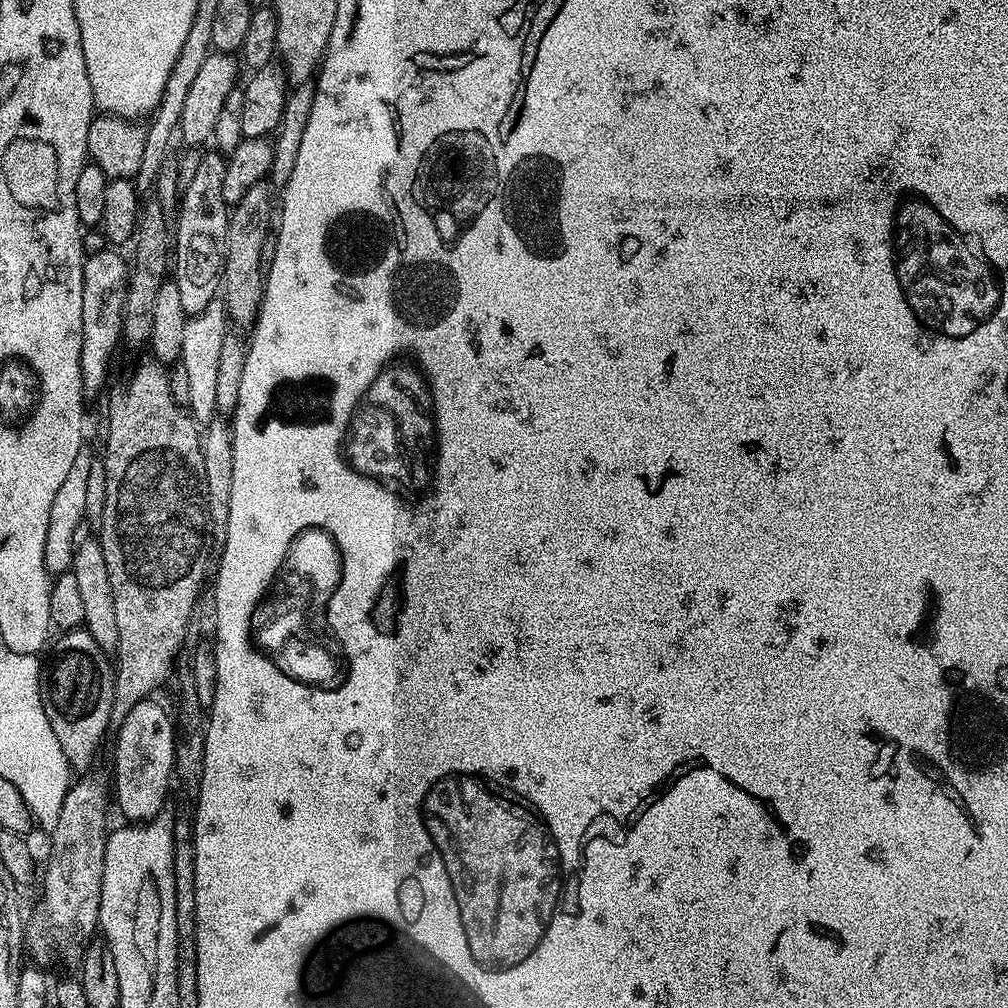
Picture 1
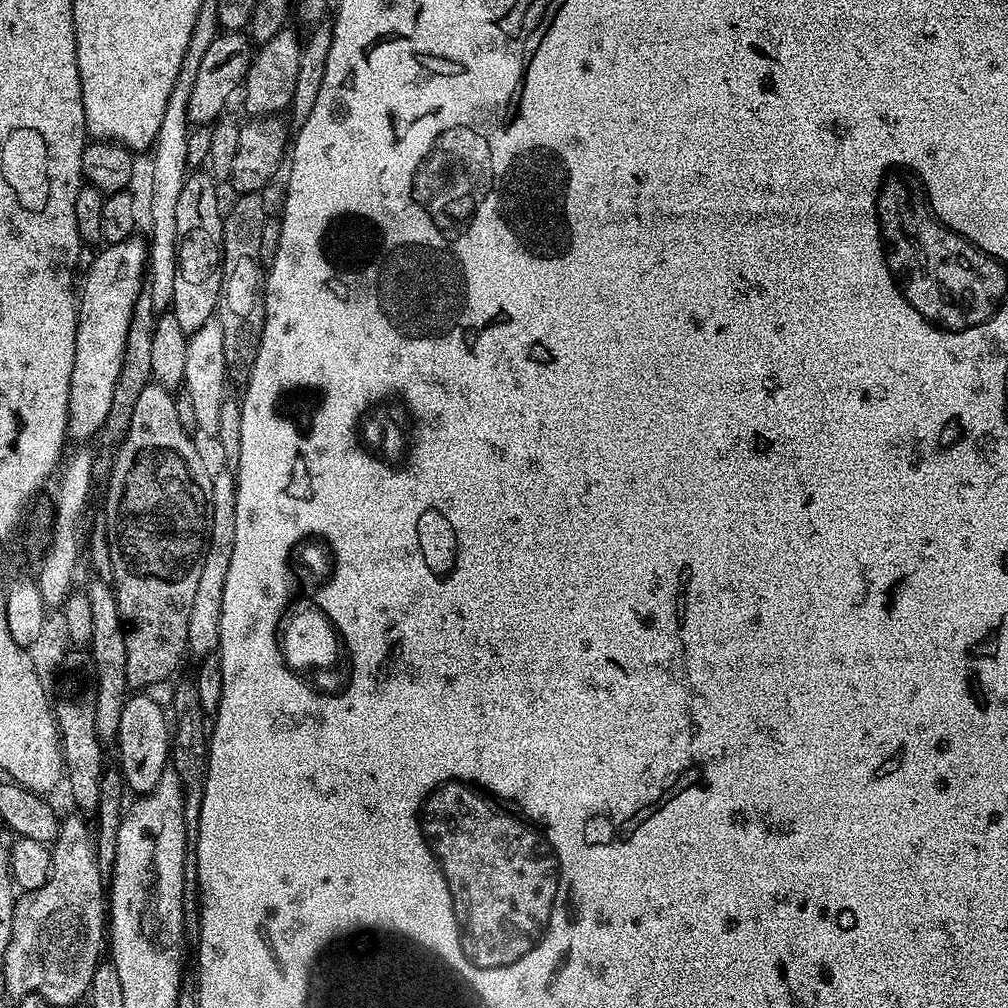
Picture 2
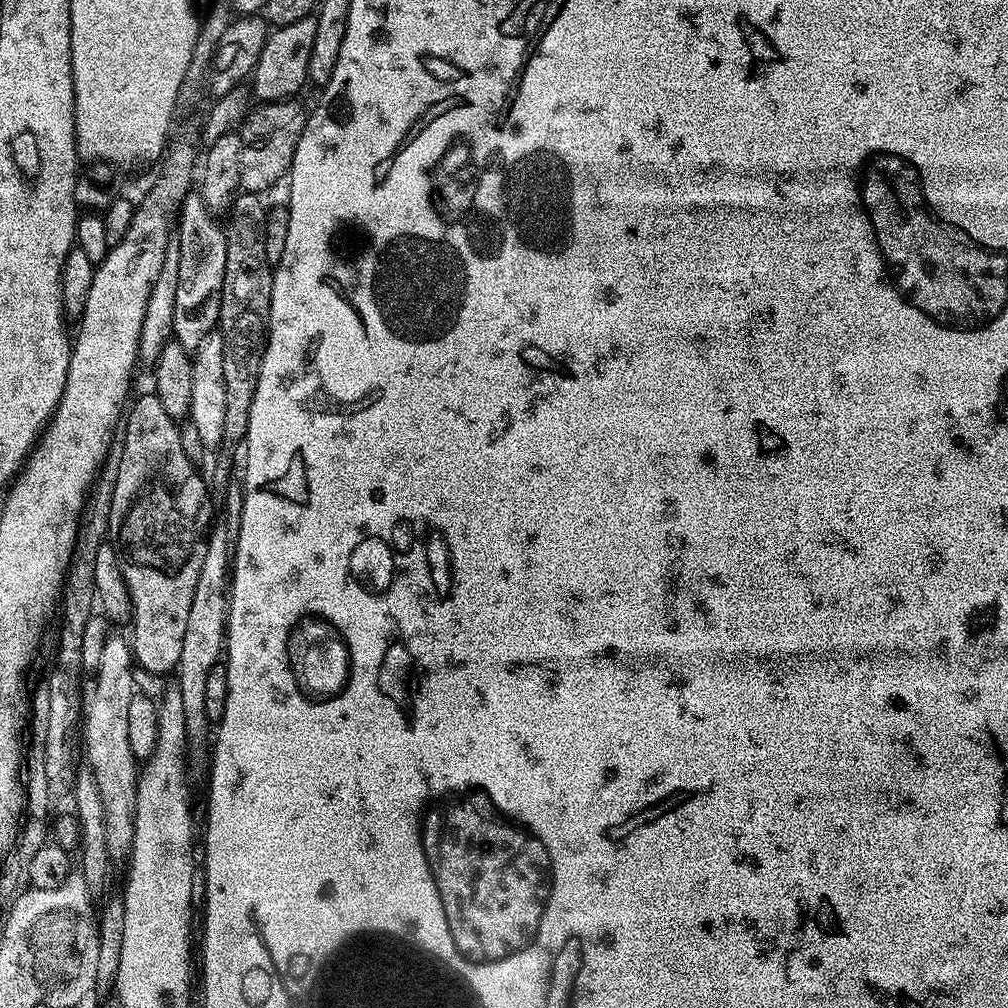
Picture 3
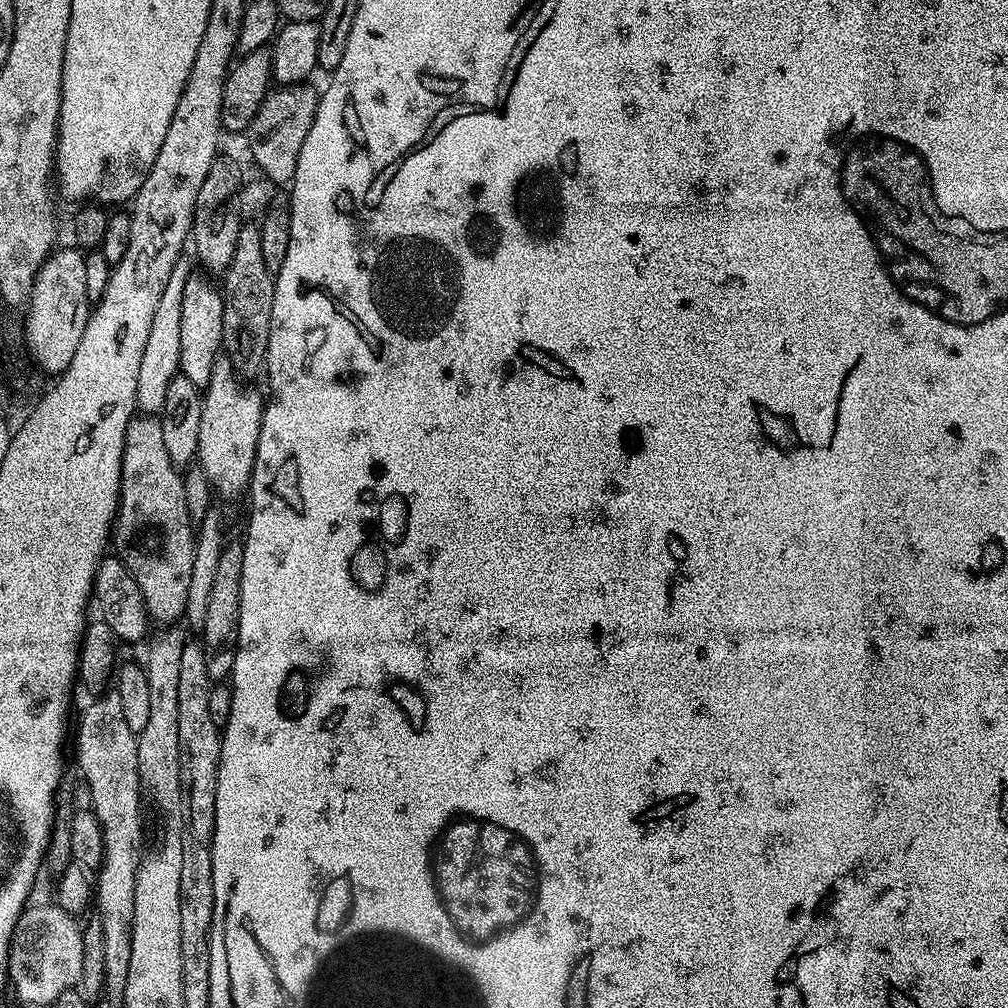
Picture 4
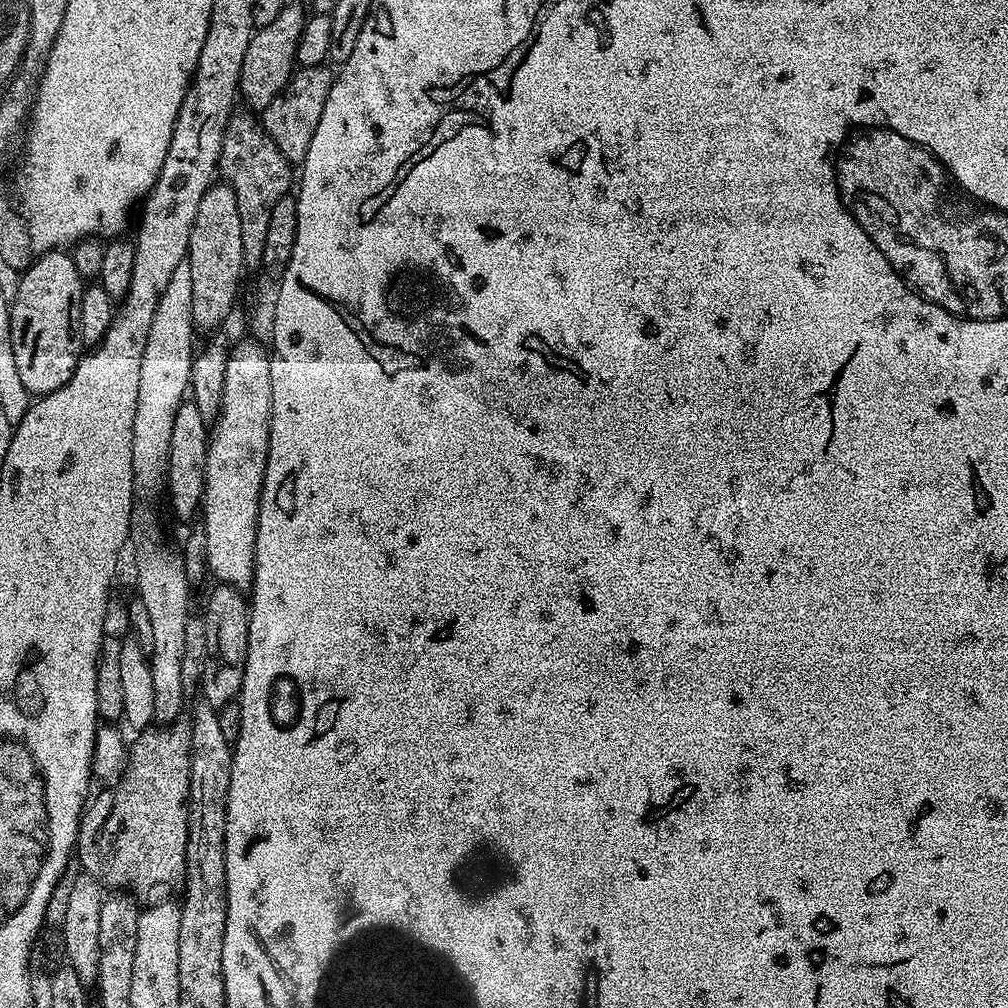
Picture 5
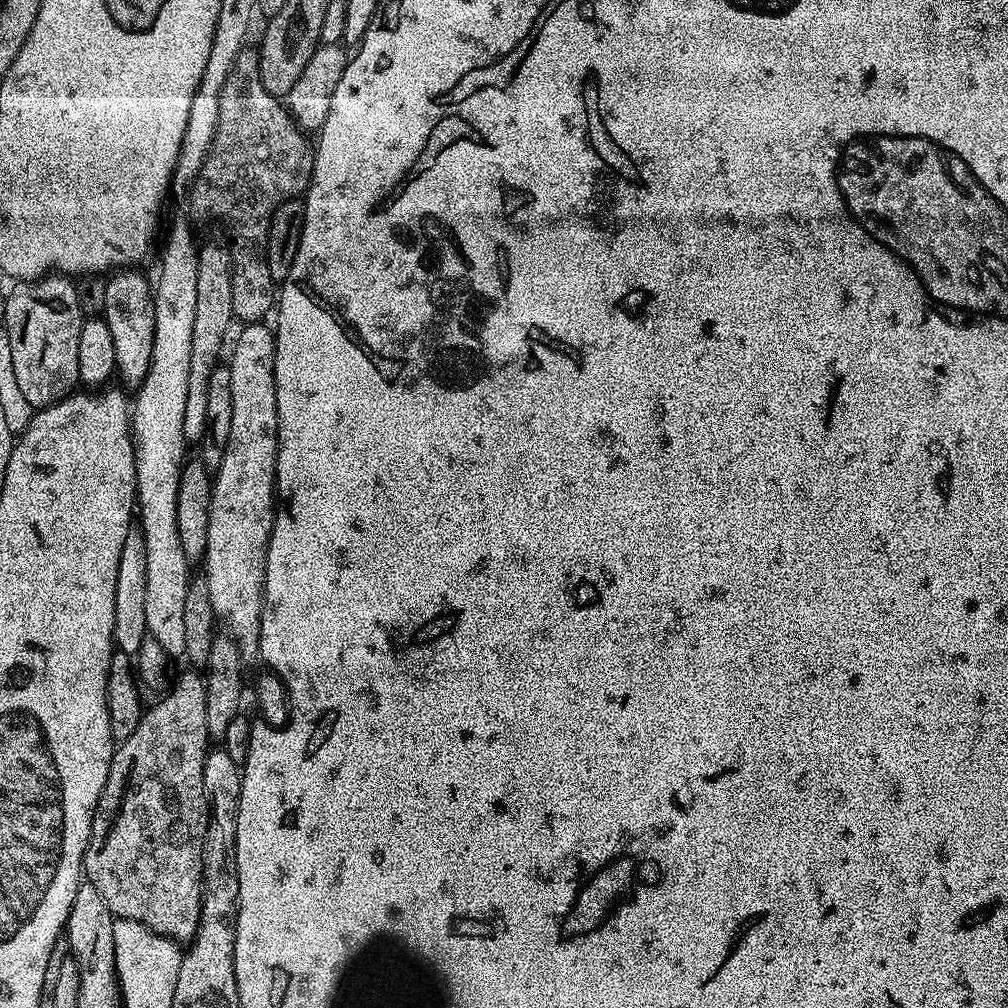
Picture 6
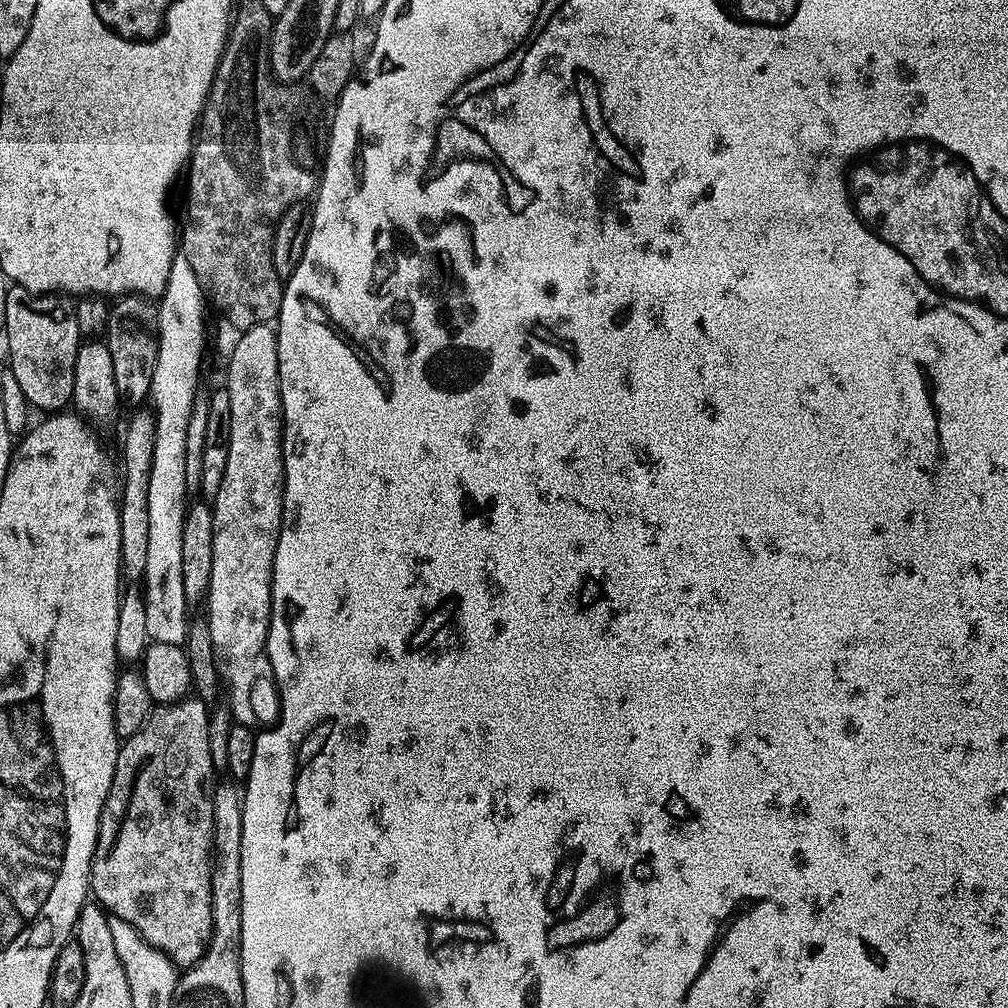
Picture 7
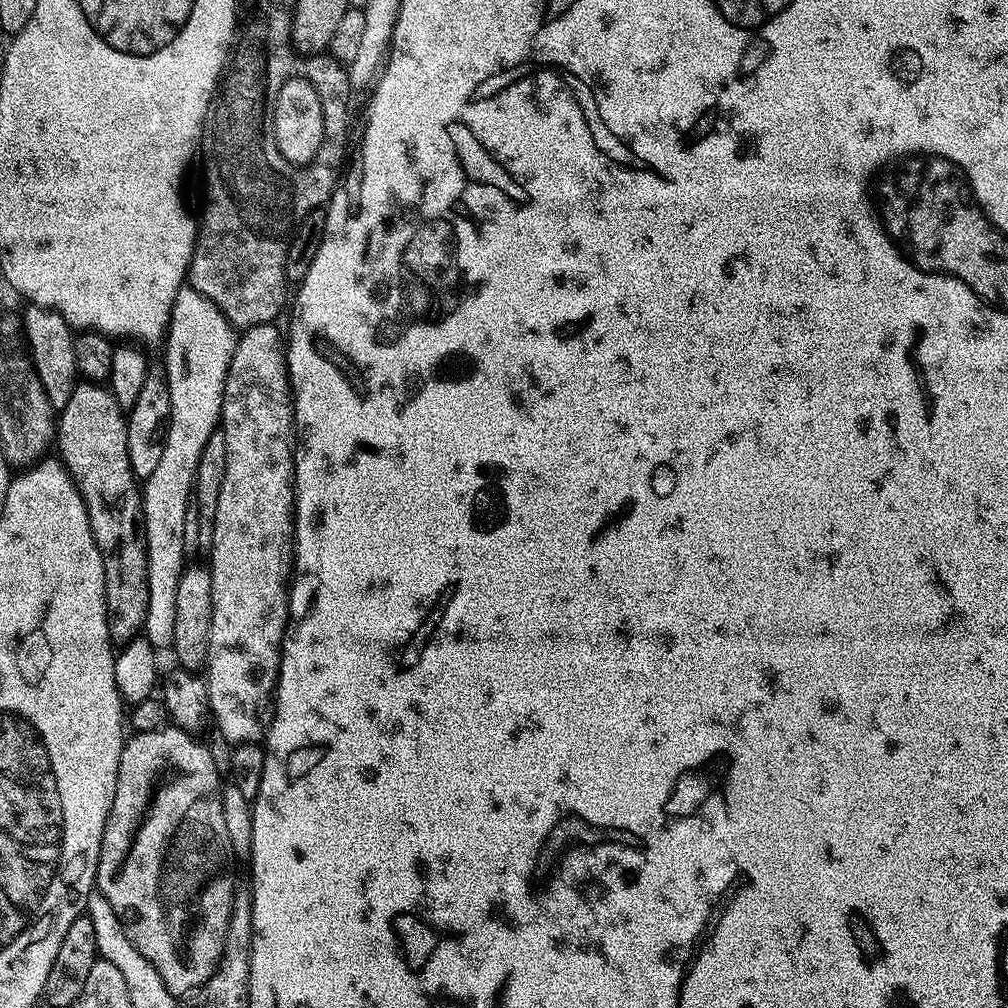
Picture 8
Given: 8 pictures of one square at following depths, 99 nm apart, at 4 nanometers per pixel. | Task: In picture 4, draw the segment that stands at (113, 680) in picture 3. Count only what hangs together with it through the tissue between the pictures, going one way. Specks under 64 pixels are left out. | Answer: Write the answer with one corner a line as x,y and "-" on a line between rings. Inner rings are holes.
114,690
89,699
82,711
80,729
76,732
76,760
88,783
88,796
92,799
90,808
103,840
103,855
98,865
100,873
94,876
94,908
100,911
100,944
104,947
103,995
110,1003
119,1005
124,998
126,974
130,970
136,875
145,855
137,733
126,726
122,701

